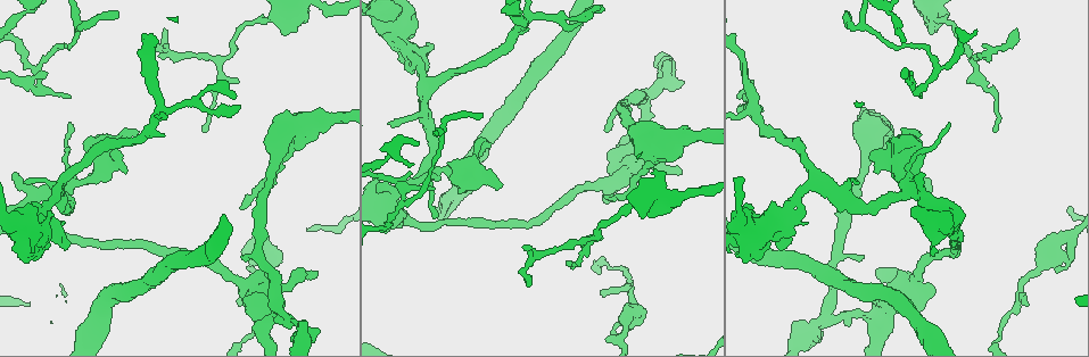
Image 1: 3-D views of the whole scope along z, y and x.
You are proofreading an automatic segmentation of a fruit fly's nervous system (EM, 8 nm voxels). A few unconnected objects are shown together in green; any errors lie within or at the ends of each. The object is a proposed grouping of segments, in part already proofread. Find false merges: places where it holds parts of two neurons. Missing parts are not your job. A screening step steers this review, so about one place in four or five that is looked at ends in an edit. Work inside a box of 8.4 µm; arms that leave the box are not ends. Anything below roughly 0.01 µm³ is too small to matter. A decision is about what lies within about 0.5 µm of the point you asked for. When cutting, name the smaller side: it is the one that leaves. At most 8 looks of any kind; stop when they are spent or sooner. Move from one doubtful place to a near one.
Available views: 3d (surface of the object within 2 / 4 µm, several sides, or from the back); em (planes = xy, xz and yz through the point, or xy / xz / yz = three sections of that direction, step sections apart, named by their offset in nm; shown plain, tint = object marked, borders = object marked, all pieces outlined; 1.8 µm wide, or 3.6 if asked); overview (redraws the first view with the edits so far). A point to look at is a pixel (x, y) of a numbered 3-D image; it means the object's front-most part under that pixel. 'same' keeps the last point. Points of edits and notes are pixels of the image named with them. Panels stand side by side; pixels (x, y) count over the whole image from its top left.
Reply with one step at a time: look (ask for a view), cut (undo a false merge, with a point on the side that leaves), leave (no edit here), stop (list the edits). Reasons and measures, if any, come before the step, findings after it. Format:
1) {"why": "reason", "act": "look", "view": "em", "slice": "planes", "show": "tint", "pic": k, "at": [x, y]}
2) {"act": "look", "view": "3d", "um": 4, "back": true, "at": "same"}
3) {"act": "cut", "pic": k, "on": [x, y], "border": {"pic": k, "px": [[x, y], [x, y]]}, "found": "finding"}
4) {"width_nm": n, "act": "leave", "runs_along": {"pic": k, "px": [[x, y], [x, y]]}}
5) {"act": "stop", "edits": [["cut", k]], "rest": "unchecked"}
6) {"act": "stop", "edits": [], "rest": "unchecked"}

{"why": "side arm on a straight run", "act": "look", "view": "em", "slice": "planes", "show": "tint", "pic": 1, "at": [586, 243]}

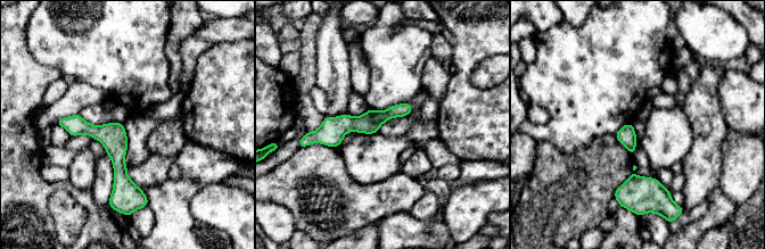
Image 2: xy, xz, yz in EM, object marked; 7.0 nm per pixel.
{"act": "leave", "runs_along": {"pic": 2, "px": [[62, 122], [99, 132], [140, 194]]}, "found": "all the same neuron"}

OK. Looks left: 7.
{"why": "arms part here", "act": "look", "view": "em", "slice": "planes", "show": "tint", "pic": 1, "at": [402, 204]}

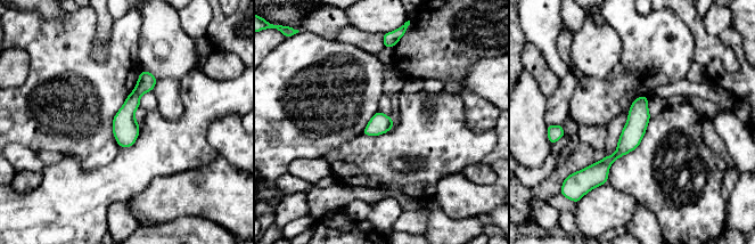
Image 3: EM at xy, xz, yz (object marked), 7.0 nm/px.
{"act": "cut", "pic": 3, "on": [146, 82], "border": {"pic": 3, "px": [[133, 90], [139, 96]]}, "found": "a second neuron is stuck on"}

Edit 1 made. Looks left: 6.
{"act": "look", "view": "overview"}

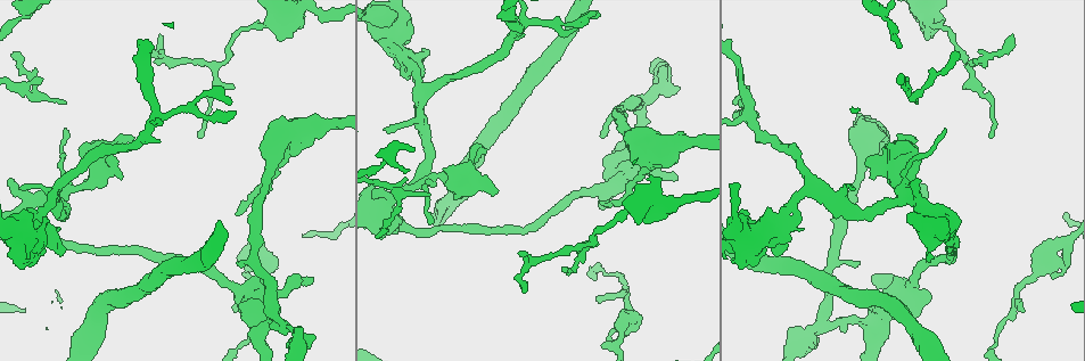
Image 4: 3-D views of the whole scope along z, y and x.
{"why": "a narrow waist", "act": "look", "view": "em", "slice": "planes", "show": "tint", "pic": 4, "at": [17, 20]}

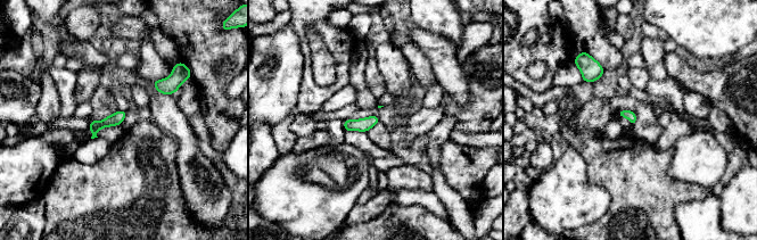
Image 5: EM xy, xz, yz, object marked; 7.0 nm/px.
{"width_nm": 70, "act": "leave", "found": "continuous, no second neuron"}

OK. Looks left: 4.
{"act": "look", "view": "em", "um": 3.6, "slice": "xy", "step": 4, "show": "tint", "pic": 4, "at": [634, 207]}

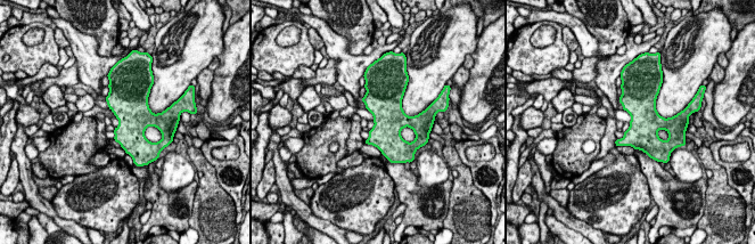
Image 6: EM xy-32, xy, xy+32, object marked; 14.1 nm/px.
{"why": "cut it another way", "act": "look", "view": "em", "um": 3.6, "slice": "planes", "show": "borders", "at": "same"}

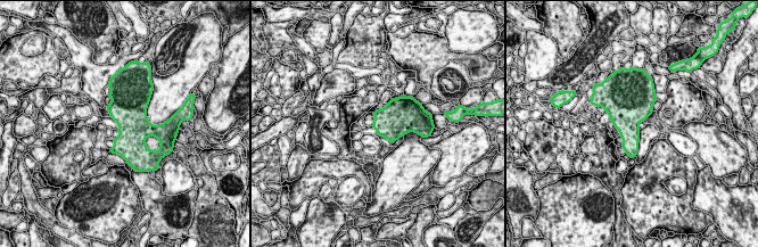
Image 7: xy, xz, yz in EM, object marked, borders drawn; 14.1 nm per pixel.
{"width_nm": 380, "act": "leave", "found": "continuous, no second neuron"}

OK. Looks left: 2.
{"act": "stop", "edits": [["cut", 3]], "rest": "unchecked"}

